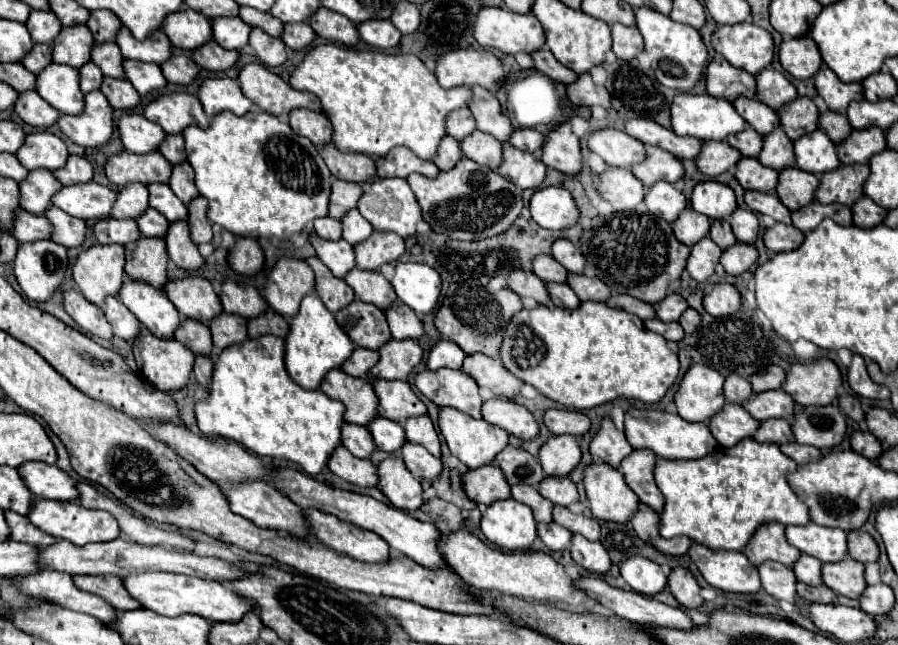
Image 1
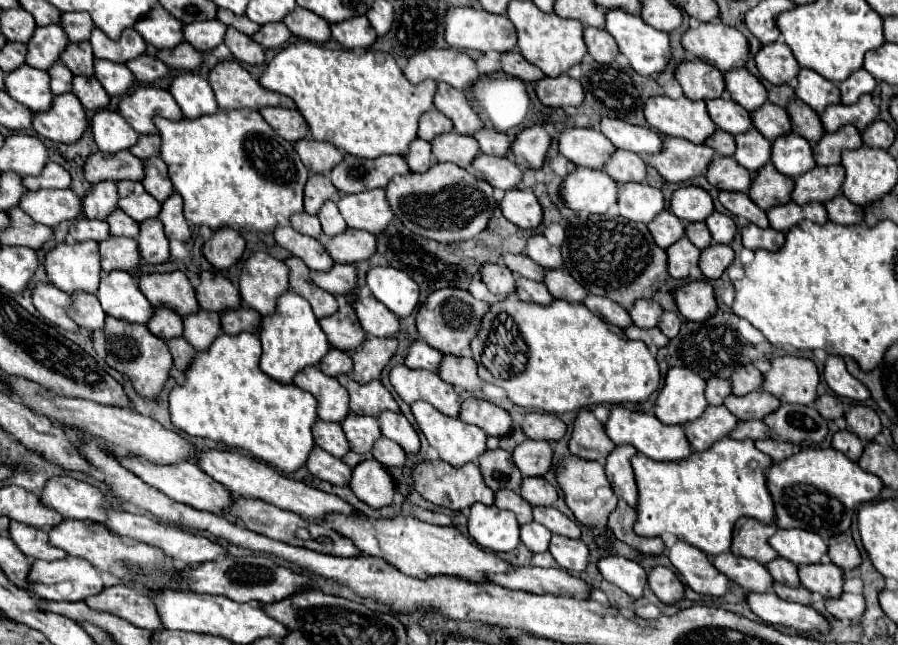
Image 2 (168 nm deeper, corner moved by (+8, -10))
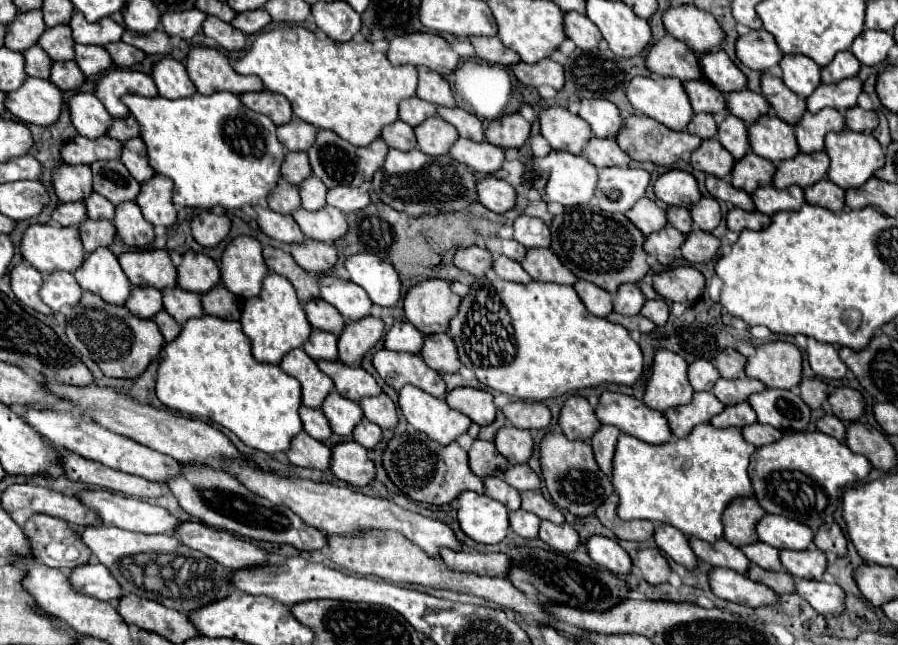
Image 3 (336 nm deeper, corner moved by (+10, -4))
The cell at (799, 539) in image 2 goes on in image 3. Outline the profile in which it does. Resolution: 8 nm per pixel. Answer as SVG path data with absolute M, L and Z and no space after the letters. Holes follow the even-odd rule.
M766 513L756 525L758 539L776 549L808 549L812 547L814 531L798 521Z

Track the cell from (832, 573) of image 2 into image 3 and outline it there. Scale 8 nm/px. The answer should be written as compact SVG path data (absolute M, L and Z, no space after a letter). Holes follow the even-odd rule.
M780 549L780 561L784 569L794 577L818 581L826 571L826 555L820 549L804 549L804 551Z

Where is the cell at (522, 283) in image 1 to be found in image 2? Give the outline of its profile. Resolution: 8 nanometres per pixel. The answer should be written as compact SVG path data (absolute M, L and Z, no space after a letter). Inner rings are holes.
M486 265L482 267L482 281L492 295L510 297L516 295L516 279L506 265Z

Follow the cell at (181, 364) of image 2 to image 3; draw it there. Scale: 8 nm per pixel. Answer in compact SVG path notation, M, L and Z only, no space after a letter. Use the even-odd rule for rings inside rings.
M164 309L154 315L154 323L158 325L158 329L160 329L160 333L164 335L166 341L174 341L176 335L180 333L180 325Z

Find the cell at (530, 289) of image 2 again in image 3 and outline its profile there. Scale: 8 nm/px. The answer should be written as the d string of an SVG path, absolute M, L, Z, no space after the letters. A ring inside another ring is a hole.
M494 255L494 261L492 261L492 271L500 277L500 279L506 279L506 281L516 281L516 283L528 283L532 281L528 277L528 273L524 273L522 265L514 259L508 259L504 255Z

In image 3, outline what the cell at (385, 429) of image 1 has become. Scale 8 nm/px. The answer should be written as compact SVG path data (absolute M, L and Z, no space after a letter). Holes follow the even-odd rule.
M330 391L322 403L322 413L326 415L332 431L340 437L350 437L354 425L362 419L362 409L358 403Z

